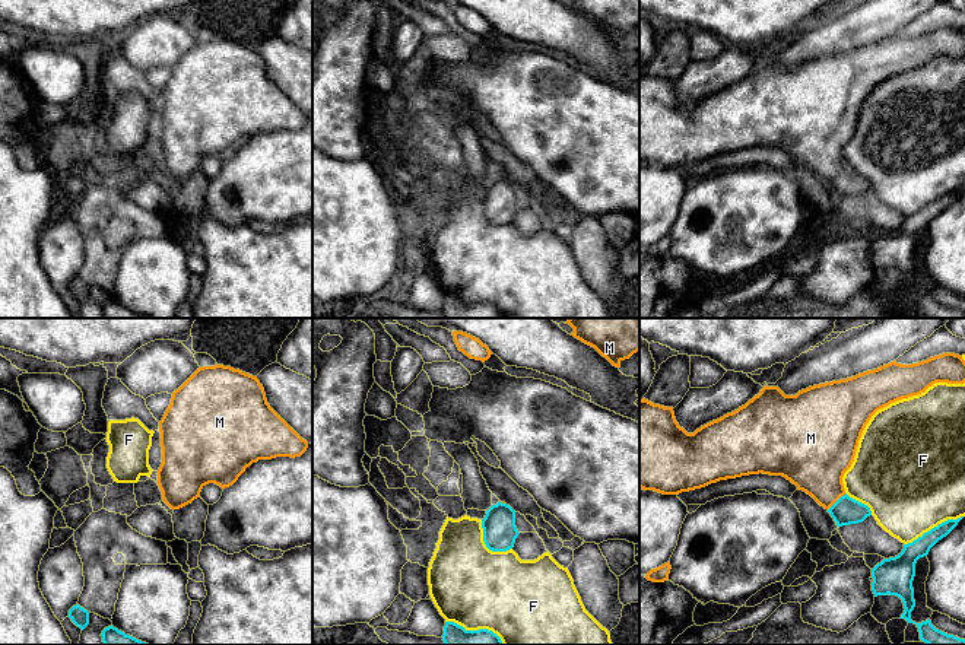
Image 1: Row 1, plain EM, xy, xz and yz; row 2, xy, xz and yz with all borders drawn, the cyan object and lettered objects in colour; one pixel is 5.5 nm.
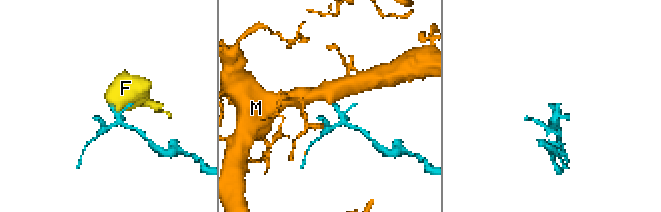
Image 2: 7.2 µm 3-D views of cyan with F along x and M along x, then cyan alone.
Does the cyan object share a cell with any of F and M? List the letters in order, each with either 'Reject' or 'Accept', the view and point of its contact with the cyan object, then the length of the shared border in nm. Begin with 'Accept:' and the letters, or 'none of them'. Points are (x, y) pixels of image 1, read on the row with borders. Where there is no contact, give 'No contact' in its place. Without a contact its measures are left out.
Accept: M
F: Reject. Touches cyan at yz (935, 527). Shared border 360 nm
M: Accept. Touches cyan at yz (837, 501). Shared border 140 nm

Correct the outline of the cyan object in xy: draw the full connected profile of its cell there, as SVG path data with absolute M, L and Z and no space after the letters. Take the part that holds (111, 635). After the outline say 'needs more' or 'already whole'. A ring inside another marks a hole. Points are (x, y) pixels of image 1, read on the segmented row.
M112 625L105 627L101 633L104 645L149 645L124 632L118 630Z; already whole

